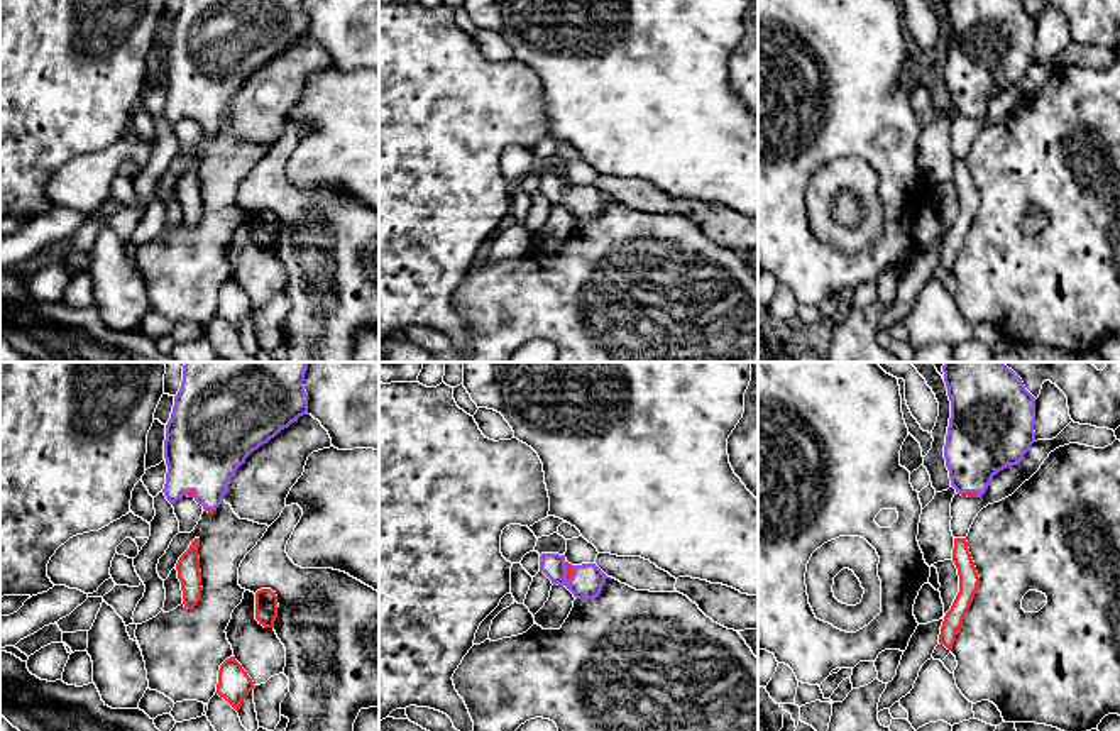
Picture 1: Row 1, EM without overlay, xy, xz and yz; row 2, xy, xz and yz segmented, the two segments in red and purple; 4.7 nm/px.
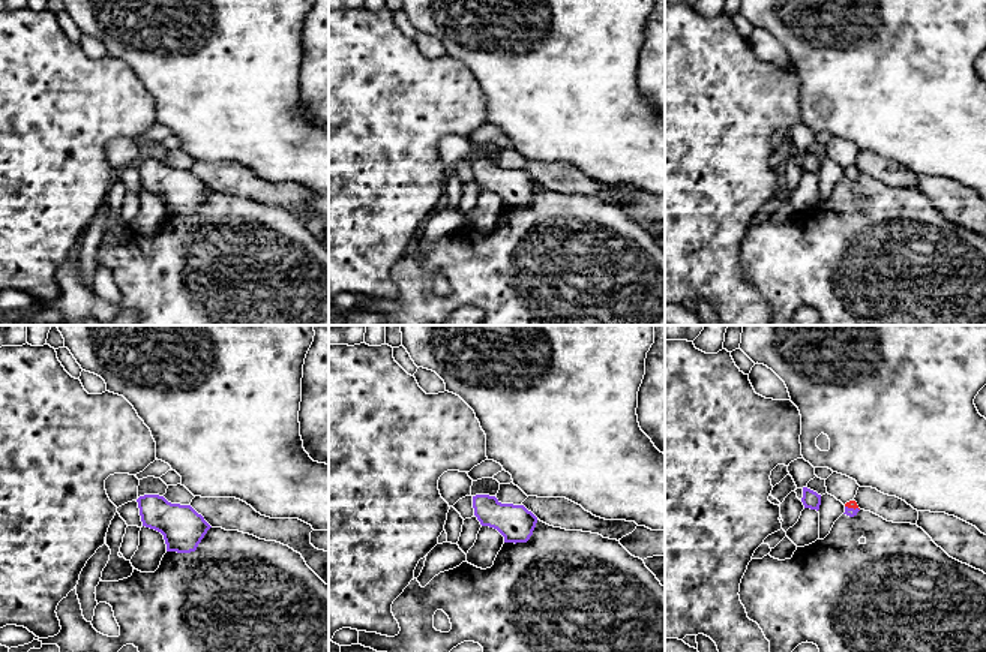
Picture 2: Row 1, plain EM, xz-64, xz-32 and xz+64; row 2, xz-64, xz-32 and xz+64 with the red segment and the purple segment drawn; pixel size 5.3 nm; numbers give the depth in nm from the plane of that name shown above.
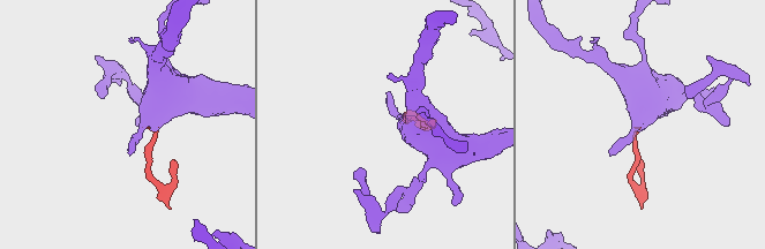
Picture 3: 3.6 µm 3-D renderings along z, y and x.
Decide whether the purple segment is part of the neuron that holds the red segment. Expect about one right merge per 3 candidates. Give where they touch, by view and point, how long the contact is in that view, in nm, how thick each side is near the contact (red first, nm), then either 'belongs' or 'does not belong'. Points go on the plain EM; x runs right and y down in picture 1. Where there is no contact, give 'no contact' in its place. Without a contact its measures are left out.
xz (567, 193) | 100 nm | 30/150 nm | belongs

